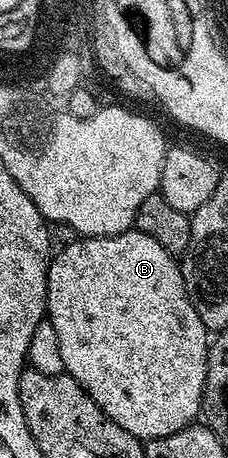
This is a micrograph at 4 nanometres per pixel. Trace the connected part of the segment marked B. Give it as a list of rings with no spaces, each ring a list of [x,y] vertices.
[[[131,230],[115,236],[75,238],[69,244],[61,245],[53,253],[50,269],[46,271],[46,314],[50,325],[56,329],[56,335],[60,337],[60,354],[64,358],[65,375],[72,377],[89,394],[92,402],[100,406],[102,413],[112,422],[116,422],[116,426],[128,430],[128,434],[140,441],[149,442],[168,434],[176,434],[176,430],[186,428],[199,419],[203,411],[206,382],[208,329],[204,322],[200,322],[200,314],[196,314],[196,306],[190,300],[179,261],[168,250],[164,250],[164,246],[156,242],[156,238],[148,238],[148,234]]]

